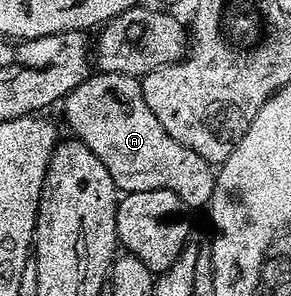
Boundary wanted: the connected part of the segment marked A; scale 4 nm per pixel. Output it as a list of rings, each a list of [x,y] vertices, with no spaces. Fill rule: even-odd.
[[[97,71],[64,95],[62,107],[64,120],[72,127],[71,135],[98,154],[121,193],[170,190],[189,210],[211,205],[216,185],[213,165],[166,134],[166,126],[146,106],[137,77]]]

